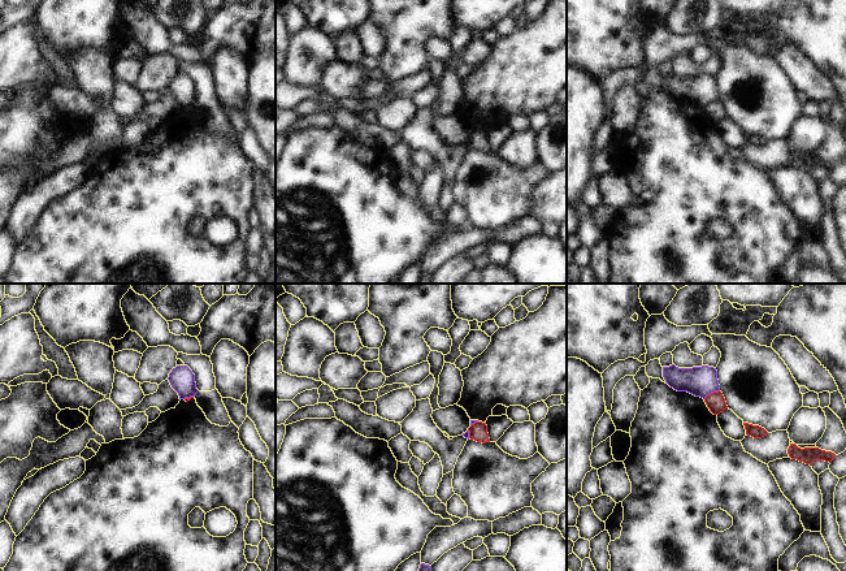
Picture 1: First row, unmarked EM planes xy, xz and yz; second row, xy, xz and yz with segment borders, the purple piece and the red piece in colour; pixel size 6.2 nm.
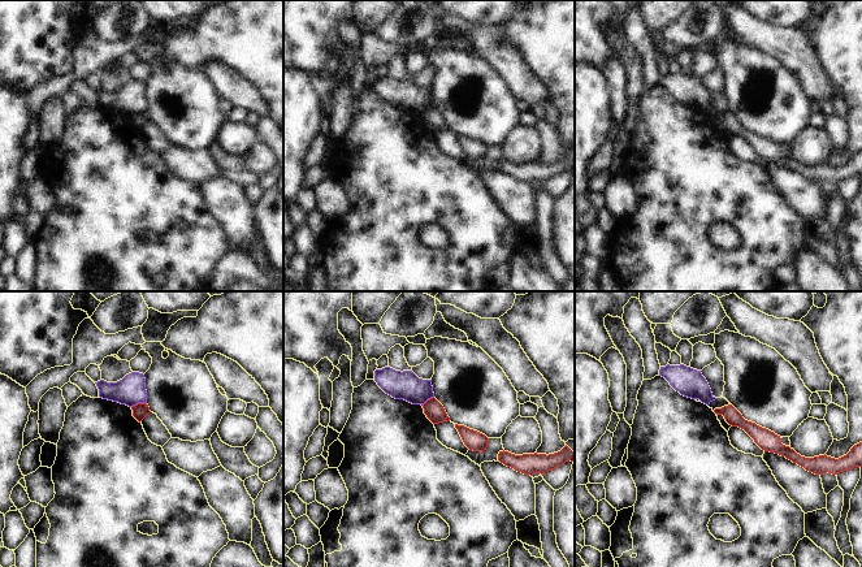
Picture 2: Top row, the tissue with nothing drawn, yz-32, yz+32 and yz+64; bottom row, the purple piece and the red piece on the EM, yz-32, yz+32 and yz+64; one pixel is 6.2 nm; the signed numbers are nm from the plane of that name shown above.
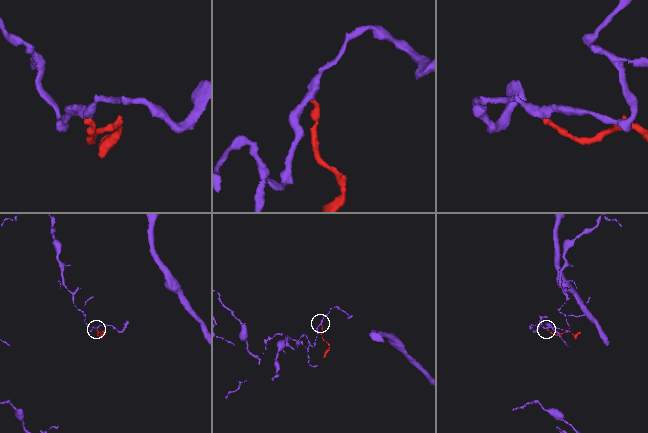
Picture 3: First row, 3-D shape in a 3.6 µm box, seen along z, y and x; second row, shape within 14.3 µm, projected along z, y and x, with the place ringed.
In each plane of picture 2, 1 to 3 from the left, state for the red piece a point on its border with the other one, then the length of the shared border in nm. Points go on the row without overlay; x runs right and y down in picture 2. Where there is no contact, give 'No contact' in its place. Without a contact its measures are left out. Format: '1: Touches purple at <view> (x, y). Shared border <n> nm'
1: Touches purple at yz-32 (138, 111). Shared border 100 nm
2: Touches purple at yz+32 (427, 108). Shared border 100 nm
3: No contact

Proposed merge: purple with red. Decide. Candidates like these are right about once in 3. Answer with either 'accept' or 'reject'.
reject

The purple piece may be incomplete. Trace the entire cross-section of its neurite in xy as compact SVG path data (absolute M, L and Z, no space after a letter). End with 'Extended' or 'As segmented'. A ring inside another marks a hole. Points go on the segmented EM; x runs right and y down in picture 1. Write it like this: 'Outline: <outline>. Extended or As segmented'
Outline: M177 365L168 377L172 388L178 393L179 399L195 397L196 389L195 375L187 365Z. As segmented

